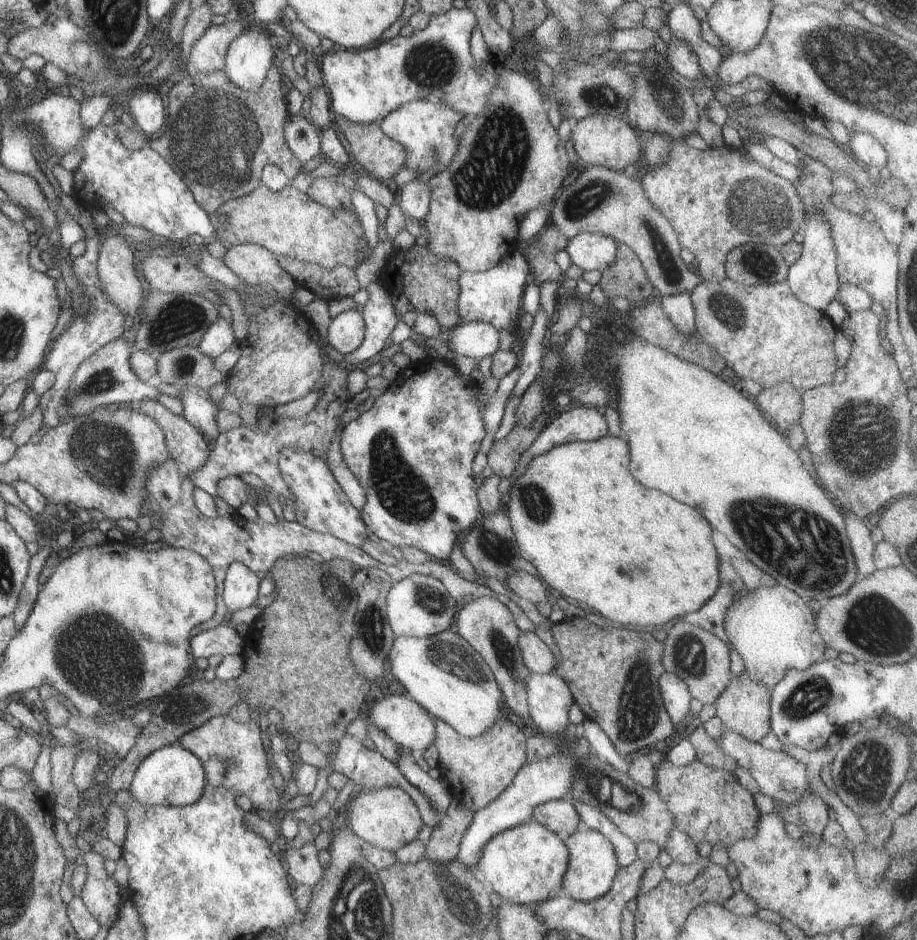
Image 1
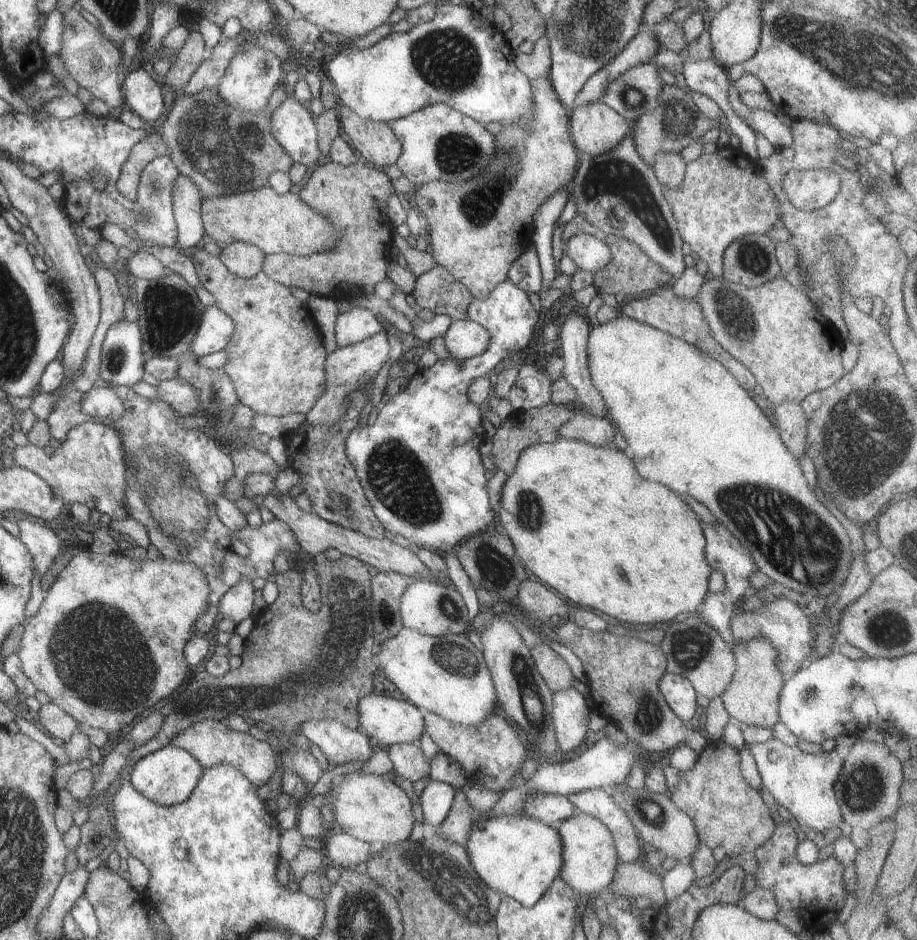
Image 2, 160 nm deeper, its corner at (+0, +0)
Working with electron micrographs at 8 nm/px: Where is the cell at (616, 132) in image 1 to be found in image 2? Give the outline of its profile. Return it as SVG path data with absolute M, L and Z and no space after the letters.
M596 99L586 107L573 107L569 129L581 156L600 156L631 133L632 124L605 102Z

